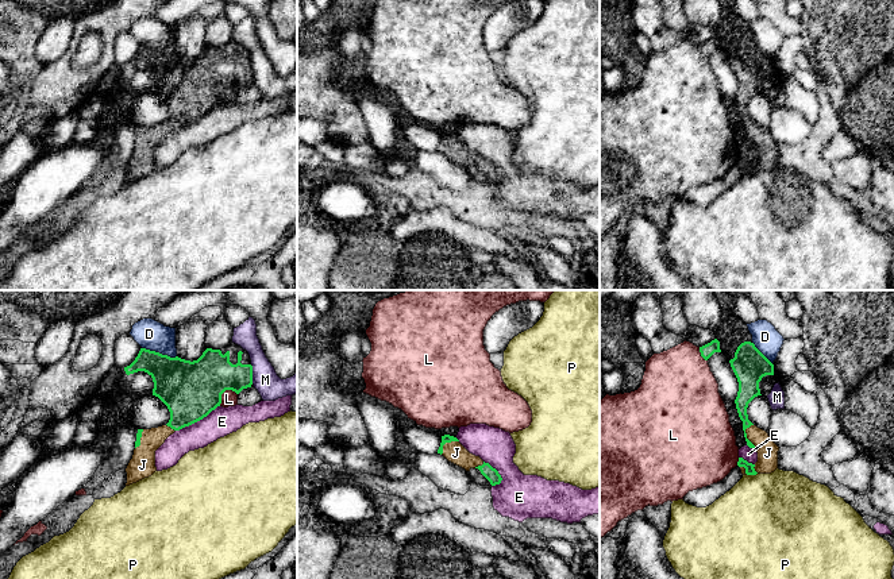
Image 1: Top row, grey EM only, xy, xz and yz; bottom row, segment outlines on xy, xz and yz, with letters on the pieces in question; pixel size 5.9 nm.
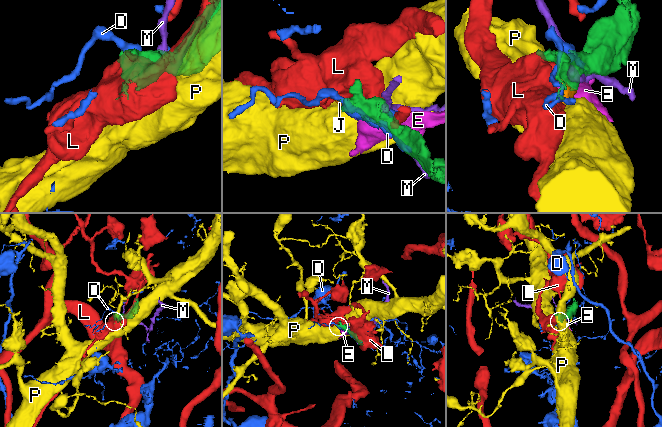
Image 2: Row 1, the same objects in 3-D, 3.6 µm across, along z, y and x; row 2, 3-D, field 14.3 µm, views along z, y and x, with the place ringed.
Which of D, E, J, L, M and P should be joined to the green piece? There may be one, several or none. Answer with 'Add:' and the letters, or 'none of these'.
Add: J

